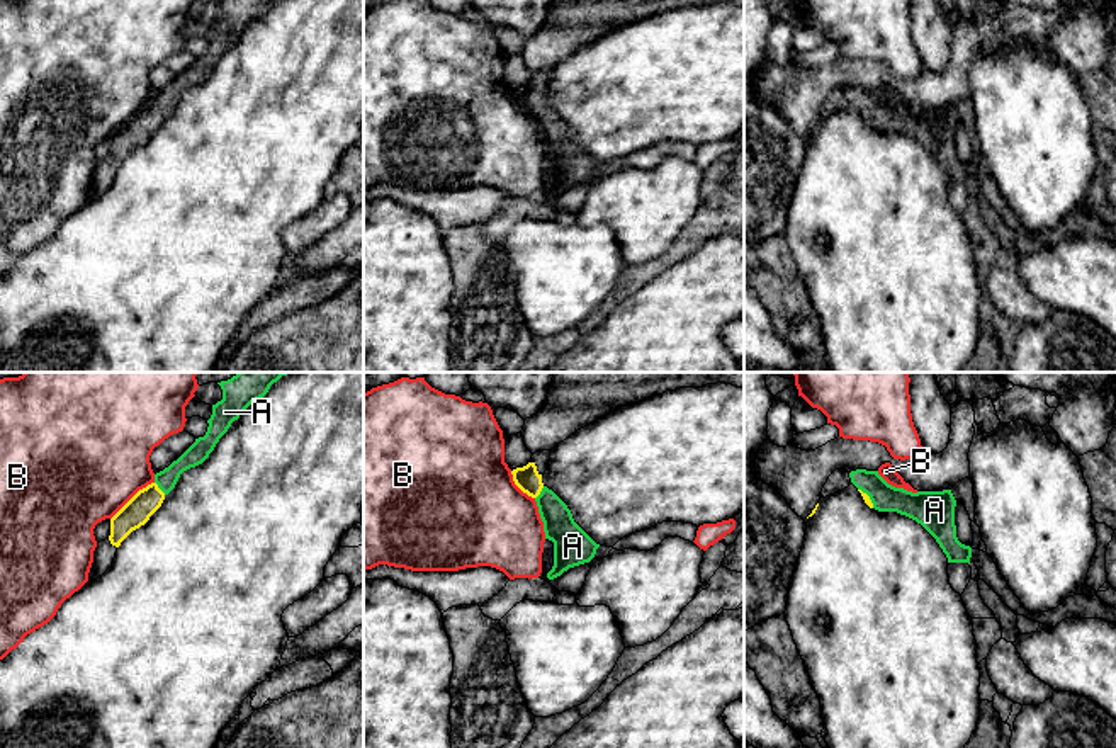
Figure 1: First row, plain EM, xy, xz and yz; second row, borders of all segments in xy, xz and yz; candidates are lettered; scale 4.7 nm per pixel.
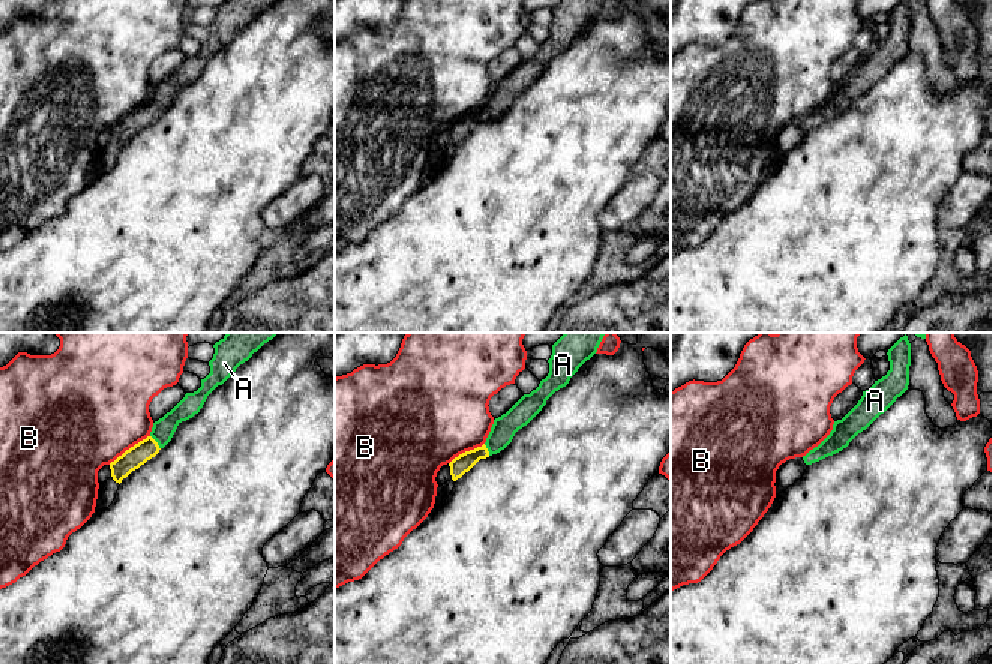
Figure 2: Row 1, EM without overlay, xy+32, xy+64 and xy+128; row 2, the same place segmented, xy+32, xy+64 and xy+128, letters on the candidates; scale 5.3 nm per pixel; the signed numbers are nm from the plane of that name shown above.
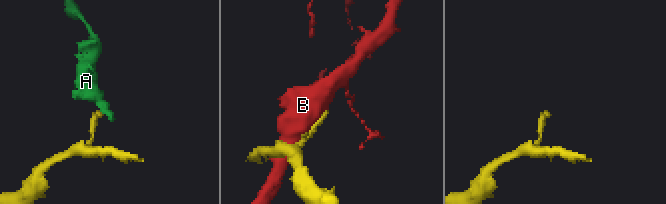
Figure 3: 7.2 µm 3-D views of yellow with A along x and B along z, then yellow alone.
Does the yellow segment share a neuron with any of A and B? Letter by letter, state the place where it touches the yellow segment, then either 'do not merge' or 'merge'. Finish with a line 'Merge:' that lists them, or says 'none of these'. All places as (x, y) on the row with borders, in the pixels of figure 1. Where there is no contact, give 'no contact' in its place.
A: contact xy (158, 488); merge
B: contact xy (131, 498); do not merge
Merge: A

